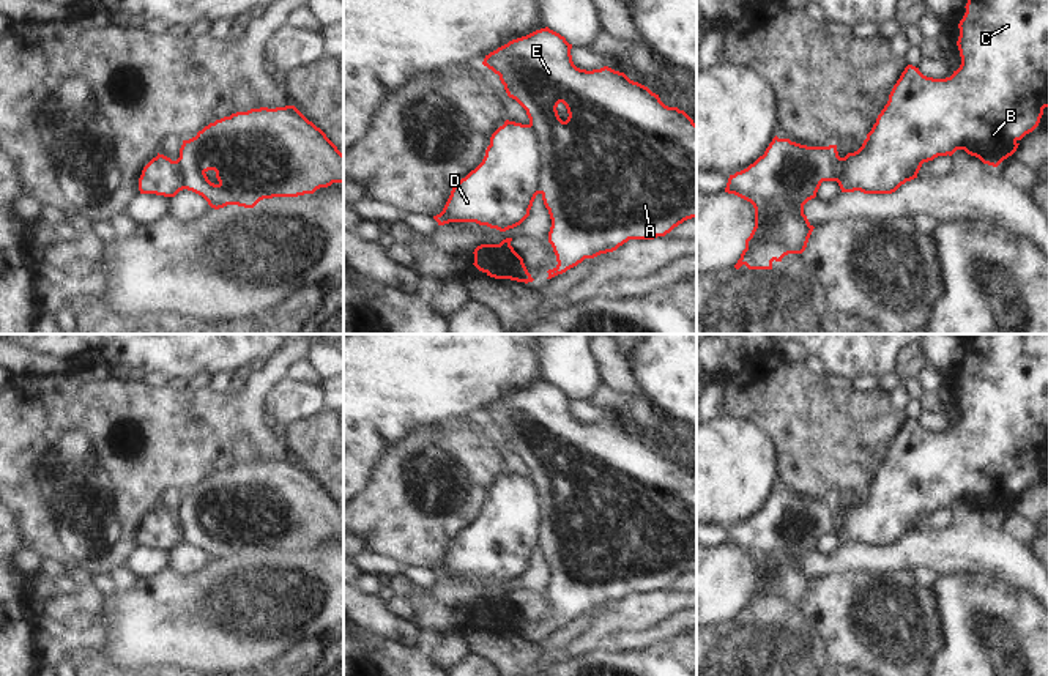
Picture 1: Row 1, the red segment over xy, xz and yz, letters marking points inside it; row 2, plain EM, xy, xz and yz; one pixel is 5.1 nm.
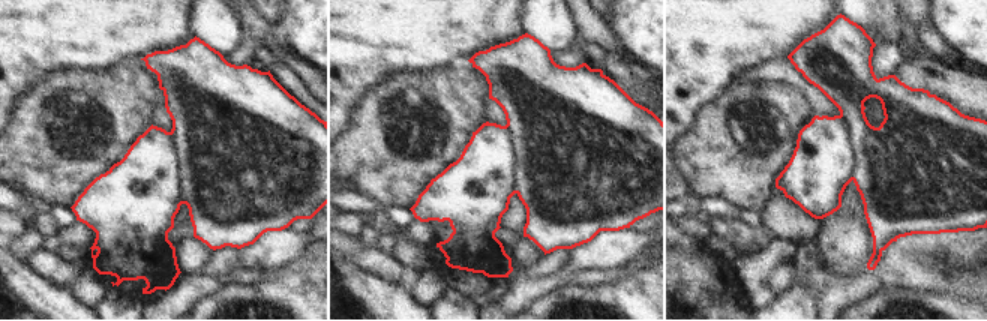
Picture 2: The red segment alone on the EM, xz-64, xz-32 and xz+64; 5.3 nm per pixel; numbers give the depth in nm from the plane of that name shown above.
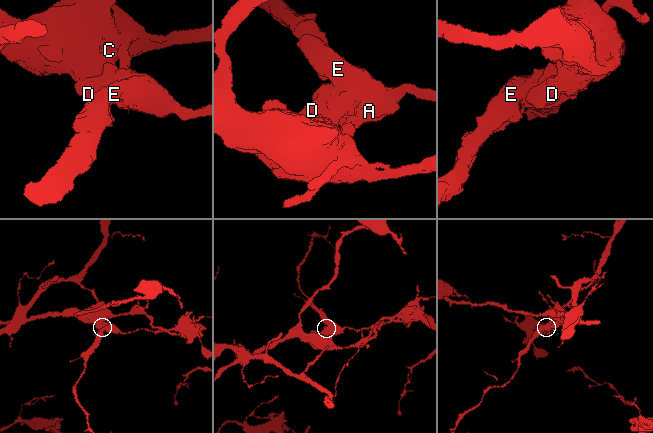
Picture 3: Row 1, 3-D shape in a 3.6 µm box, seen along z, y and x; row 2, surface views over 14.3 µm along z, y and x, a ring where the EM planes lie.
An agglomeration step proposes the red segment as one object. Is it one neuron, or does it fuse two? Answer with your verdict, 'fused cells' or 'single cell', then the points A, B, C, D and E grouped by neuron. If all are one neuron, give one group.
fused cells | A E / B C D

